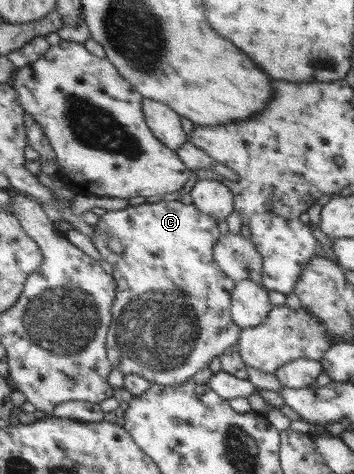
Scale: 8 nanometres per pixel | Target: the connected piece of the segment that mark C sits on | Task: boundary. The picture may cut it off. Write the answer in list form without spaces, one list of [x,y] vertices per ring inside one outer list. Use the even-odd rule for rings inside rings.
[[[160,200],[153,203],[144,202],[136,206],[127,204],[123,209],[105,211],[104,214],[98,217],[97,223],[91,226],[91,228],[93,228],[93,239],[90,239],[90,242],[100,254],[100,258],[105,260],[107,264],[111,264],[111,277],[115,280],[117,286],[117,292],[114,294],[114,300],[110,309],[110,316],[113,321],[110,323],[109,329],[107,330],[105,341],[106,358],[111,362],[111,366],[115,366],[115,368],[119,369],[123,374],[137,374],[150,383],[173,386],[185,382],[197,371],[207,367],[213,357],[217,355],[221,356],[222,353],[236,344],[240,329],[231,321],[229,311],[230,293],[234,283],[231,278],[228,278],[227,275],[217,267],[212,257],[213,244],[215,244],[215,240],[220,236],[219,230],[217,230],[217,222],[215,222],[213,218],[209,218],[207,214],[201,214],[199,210],[195,210],[193,204],[183,204],[179,200]],[[107,235],[113,235],[113,237],[119,239],[121,245],[123,245],[123,252],[116,258],[105,248]]]

